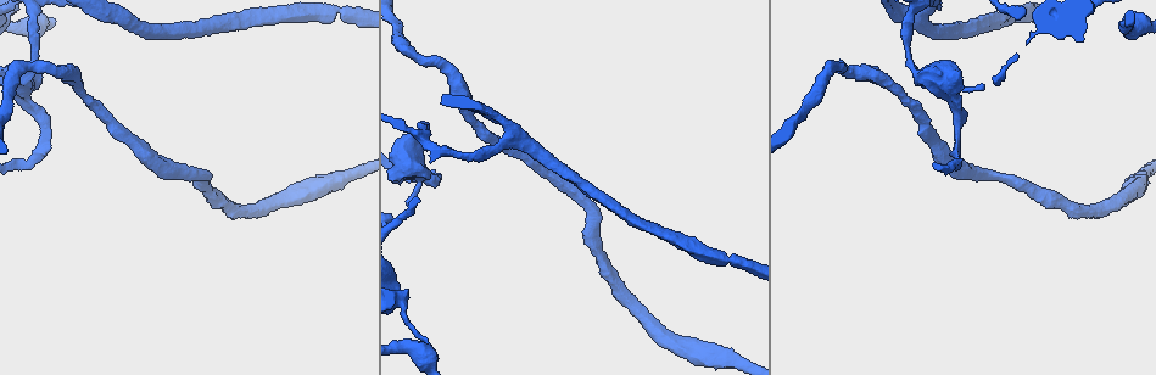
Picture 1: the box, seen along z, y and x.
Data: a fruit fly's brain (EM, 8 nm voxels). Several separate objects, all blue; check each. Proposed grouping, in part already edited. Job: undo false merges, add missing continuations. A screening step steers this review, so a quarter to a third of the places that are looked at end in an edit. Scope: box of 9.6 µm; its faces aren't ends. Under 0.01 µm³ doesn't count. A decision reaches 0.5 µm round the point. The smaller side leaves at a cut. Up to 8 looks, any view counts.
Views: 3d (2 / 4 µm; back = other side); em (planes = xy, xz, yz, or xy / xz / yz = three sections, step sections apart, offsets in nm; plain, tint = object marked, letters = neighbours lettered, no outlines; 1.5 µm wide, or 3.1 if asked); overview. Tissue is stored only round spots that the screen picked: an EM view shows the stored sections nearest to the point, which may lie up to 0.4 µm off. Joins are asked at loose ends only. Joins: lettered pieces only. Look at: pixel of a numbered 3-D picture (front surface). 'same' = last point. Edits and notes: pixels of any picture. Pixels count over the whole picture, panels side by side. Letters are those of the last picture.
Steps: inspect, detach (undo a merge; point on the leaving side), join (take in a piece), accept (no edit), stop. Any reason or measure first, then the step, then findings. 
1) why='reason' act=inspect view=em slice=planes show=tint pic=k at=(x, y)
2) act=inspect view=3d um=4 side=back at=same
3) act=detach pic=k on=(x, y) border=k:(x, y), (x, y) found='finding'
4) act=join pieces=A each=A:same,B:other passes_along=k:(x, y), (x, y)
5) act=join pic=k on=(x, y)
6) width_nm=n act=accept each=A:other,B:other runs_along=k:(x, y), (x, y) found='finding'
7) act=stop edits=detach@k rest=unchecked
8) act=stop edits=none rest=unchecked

why='narrows sharply' act=inspect view=em slice=xz step=4 show=tint pic=1 at=(910, 56)

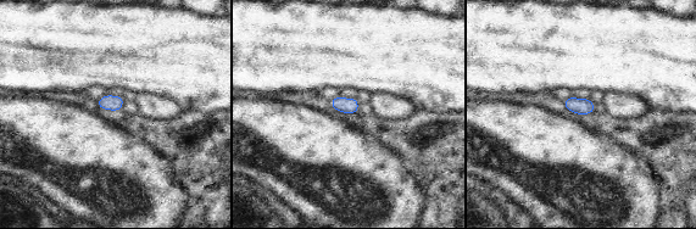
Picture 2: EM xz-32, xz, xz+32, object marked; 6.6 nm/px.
why='another direction' act=inspect view=em slice=yz step=4 show=letters at=same

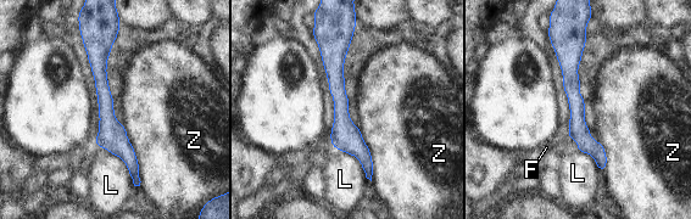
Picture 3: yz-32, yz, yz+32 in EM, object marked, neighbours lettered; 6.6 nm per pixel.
longest_contact=Z:420nm act=accept each=F:other,L:other,Z:other runs_along=3:(102, 37), (107, 124), (135, 177) found='all the same neuron'

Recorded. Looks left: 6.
why='calibre changes' act=inspect view=3d um=2 pic=1 at=(426, 181)

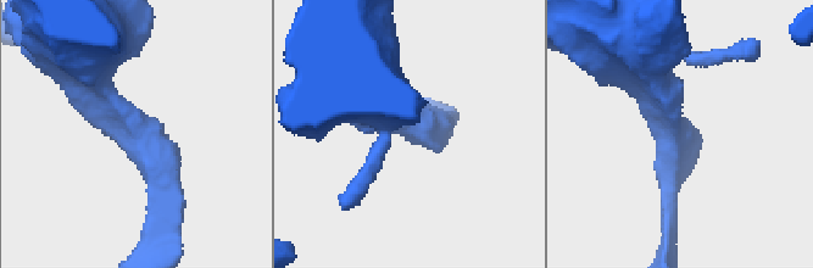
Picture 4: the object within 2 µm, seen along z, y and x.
act=inspect view=em slice=xz step=8 show=letters pic=4 at=(134, 127)

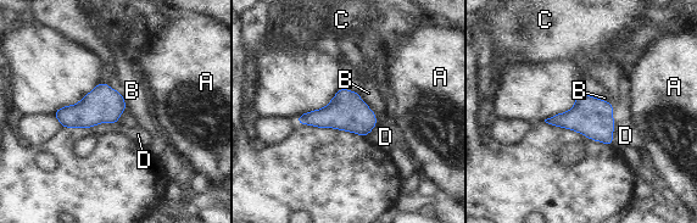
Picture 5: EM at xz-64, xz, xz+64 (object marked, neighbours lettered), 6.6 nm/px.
act=accept each=A:other,B:other,C:other,D:other found='continuous, no second neuron'

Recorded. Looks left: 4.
why='calibre changes' act=inspect view=em slice=planes show=tint pic=1 at=(357, 16)

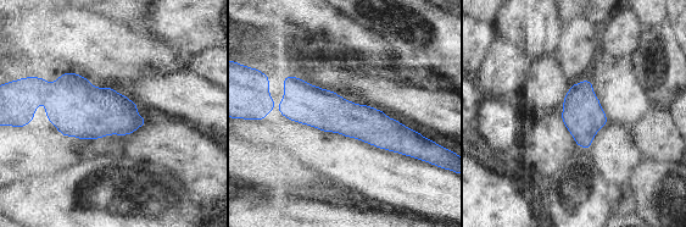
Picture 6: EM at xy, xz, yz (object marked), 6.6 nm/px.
act=inspect view=em slice=planes show=letters at=same

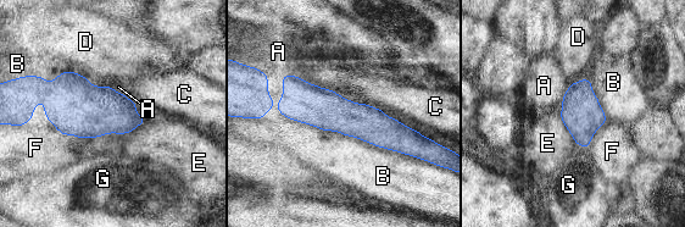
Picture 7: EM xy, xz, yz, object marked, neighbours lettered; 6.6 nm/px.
act=accept each=A:other,B:other,C:other,D:other,E:other,F:other,G:other runs_along=7:(284, 81), (308, 104), (413, 138) found='one neuron here'

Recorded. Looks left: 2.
act=stop edits=none rest=unchecked

